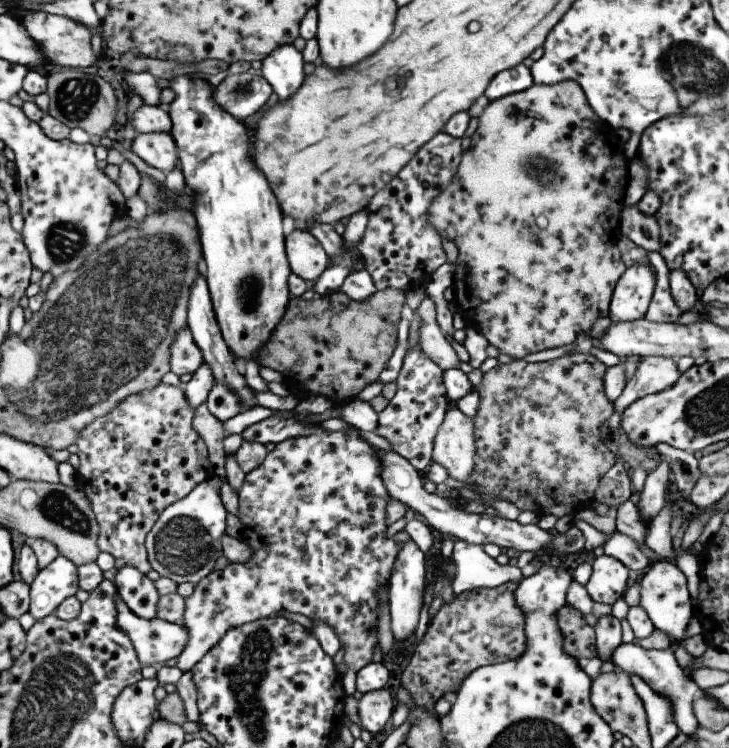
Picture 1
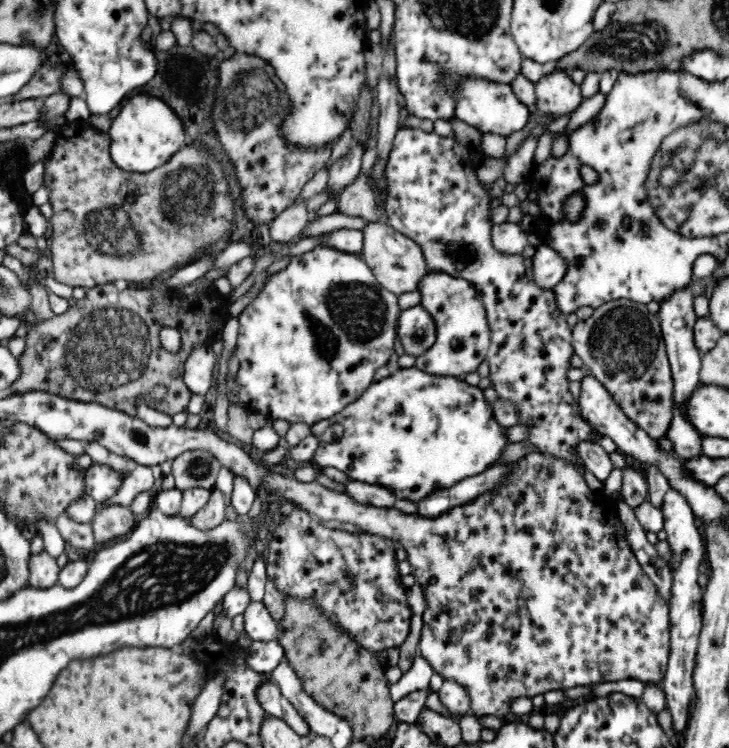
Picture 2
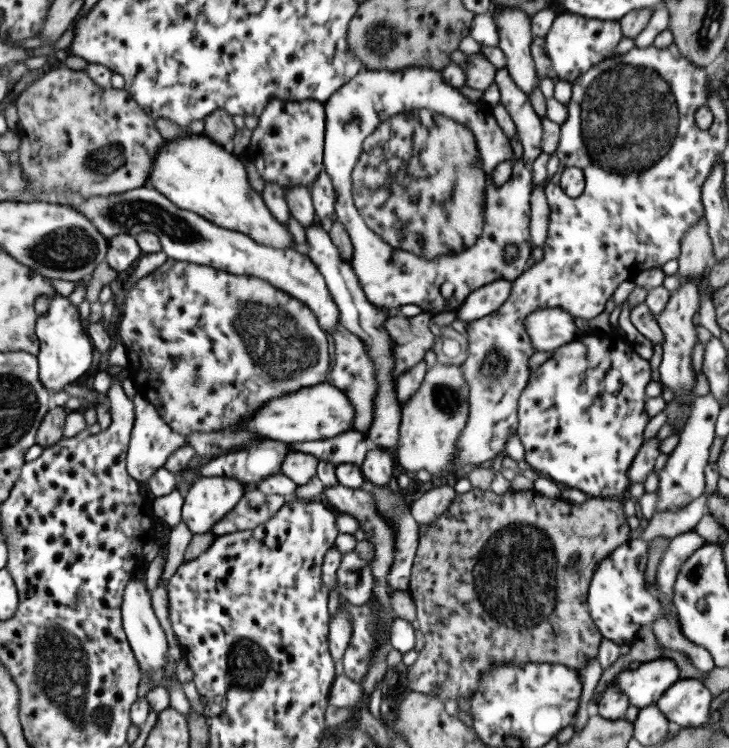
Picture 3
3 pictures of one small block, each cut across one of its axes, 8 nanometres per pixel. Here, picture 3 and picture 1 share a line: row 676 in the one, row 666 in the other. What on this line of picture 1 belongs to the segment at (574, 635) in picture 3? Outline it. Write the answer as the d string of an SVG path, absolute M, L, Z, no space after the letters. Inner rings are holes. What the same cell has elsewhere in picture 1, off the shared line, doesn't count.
M507 582L497 588L473 589L460 592L450 603L440 606L431 622L427 622L426 631L420 641L414 646L414 654L411 655L407 666L401 674L401 687L414 700L415 706L425 706L437 718L433 711L433 705L438 698L452 698L451 686L460 682L476 668L483 665L491 665L518 659L525 650L524 618L522 611L514 603L513 591L517 583Z

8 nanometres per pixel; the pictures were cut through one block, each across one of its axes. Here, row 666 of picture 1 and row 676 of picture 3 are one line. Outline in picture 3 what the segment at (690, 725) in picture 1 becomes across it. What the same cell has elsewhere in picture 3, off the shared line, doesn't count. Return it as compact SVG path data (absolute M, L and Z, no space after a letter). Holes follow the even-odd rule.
M668 658L640 663L635 670L628 668L619 673L607 686L628 696L628 704L638 707L654 702L679 680L679 668Z

